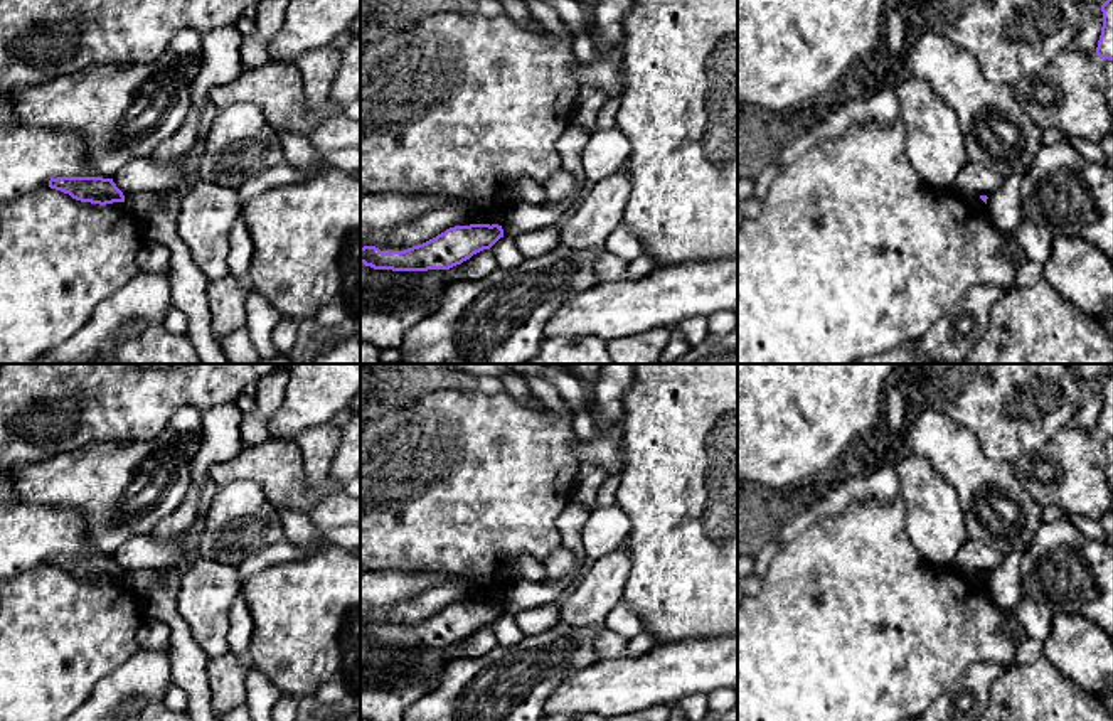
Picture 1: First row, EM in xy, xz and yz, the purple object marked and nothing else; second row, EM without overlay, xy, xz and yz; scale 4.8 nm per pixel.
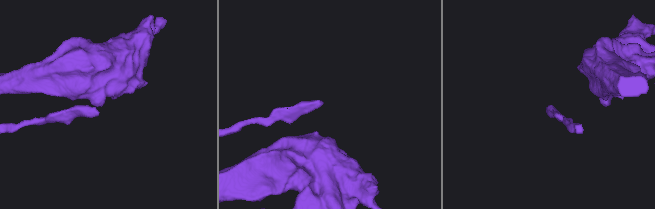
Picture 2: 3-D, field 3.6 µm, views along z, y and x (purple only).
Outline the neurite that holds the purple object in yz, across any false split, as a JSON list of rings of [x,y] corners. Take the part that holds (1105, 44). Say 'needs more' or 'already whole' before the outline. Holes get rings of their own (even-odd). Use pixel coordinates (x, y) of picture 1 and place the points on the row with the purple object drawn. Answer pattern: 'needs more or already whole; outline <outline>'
already whole; outline [[[1106,0],[1101,5],[1101,12],[1103,12],[1103,27],[1096,47],[1096,56],[1103,61],[1105,59],[1113,61],[1113,0]]]

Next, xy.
already whole; outline [[[57,177],[49,180],[49,187],[69,194],[72,199],[91,204],[125,202],[123,192],[113,179],[103,177]]]

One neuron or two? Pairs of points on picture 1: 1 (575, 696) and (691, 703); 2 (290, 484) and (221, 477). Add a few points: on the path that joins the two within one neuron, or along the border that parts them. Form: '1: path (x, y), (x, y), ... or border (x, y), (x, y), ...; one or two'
1: border (708, 693), (692, 693), (674, 703); two
2: path (273, 470), (238, 470); one

